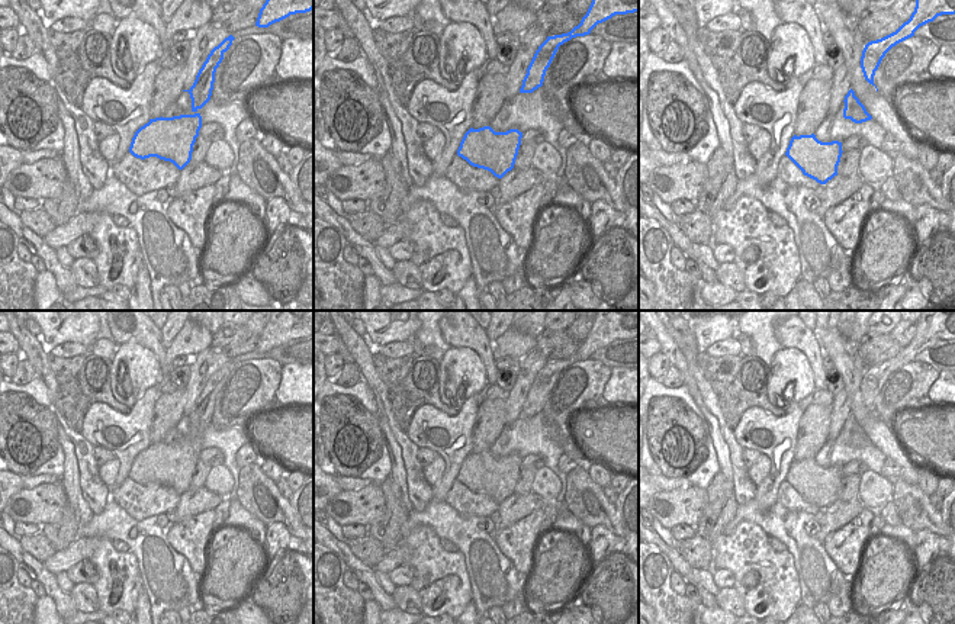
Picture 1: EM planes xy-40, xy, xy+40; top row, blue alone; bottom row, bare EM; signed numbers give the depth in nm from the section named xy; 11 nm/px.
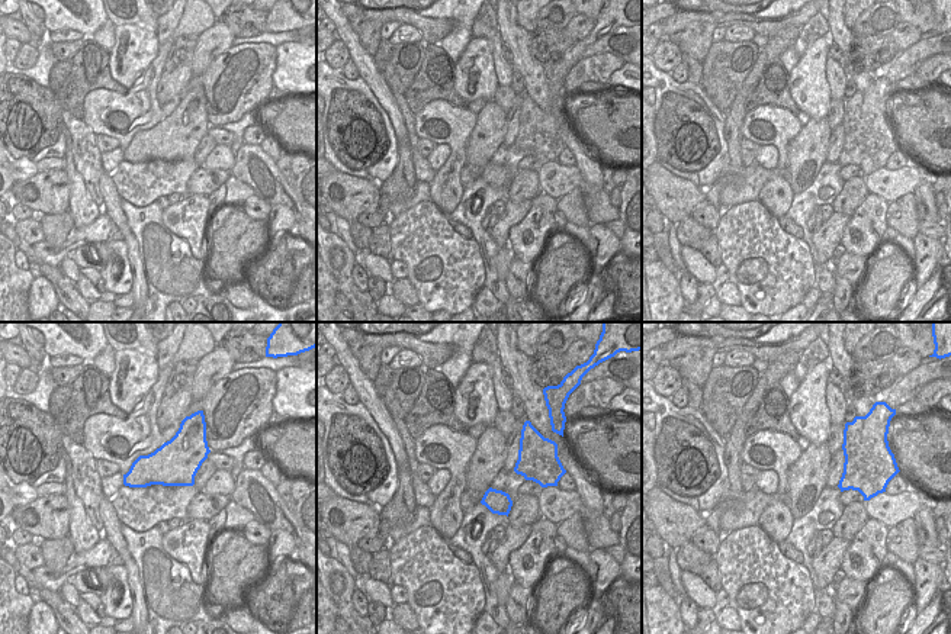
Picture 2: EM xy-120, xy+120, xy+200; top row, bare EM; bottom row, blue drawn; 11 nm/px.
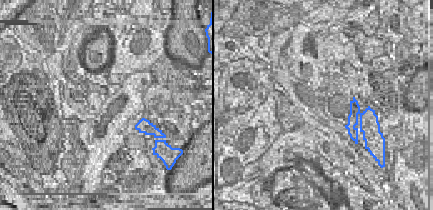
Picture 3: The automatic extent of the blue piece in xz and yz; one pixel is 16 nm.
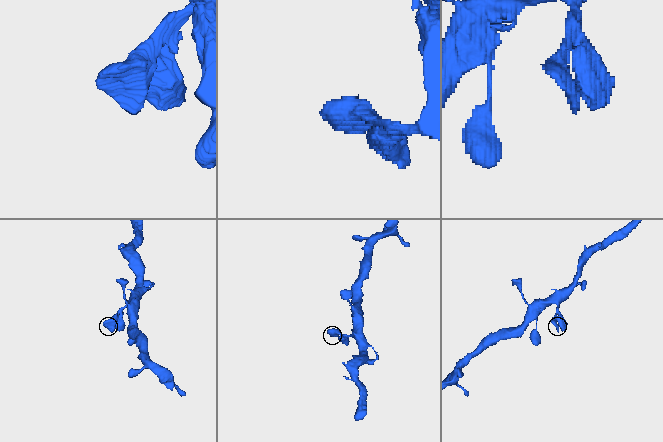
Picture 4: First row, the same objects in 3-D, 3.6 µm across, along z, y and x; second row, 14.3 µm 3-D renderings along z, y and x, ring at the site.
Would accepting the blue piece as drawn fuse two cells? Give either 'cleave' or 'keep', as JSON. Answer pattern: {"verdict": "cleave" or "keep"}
{"verdict": "keep"}

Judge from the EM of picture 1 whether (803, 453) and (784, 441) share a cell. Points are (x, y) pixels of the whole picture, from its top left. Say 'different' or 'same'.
different

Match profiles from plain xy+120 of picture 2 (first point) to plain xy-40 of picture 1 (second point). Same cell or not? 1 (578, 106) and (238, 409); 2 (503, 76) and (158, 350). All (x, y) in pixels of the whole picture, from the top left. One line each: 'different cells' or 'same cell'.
1: different cells
2: same cell

